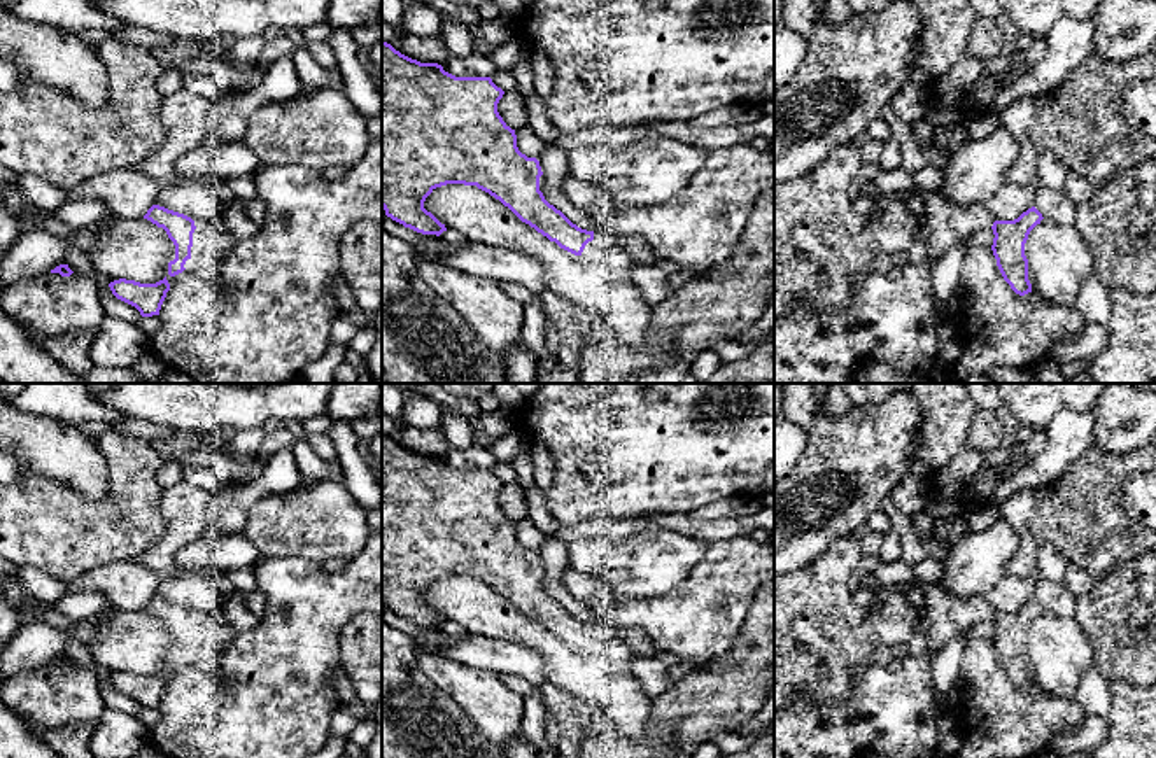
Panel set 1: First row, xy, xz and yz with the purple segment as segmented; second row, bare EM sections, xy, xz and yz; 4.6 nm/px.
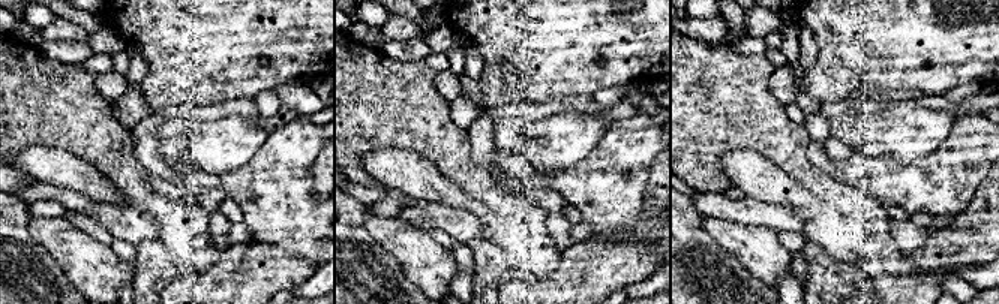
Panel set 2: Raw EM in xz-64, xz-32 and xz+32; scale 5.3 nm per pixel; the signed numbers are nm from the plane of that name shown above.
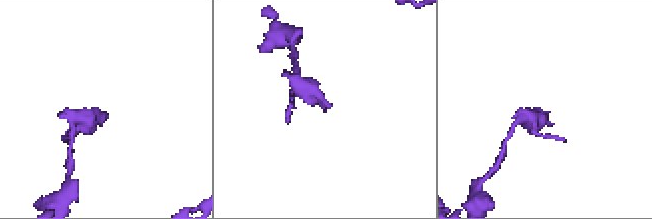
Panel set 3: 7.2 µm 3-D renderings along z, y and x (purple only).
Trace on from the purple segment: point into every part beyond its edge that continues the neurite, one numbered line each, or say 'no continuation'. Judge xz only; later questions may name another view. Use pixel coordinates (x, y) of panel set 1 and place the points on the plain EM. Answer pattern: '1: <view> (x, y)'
1: xz (624, 702)

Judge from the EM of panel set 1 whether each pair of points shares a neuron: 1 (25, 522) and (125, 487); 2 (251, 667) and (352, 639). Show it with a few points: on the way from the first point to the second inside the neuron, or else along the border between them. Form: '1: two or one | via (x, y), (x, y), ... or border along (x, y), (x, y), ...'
1: one | via (49, 522), (91, 522), (102, 512)
2: two | border along (358, 613), (342, 629), (338, 643)

